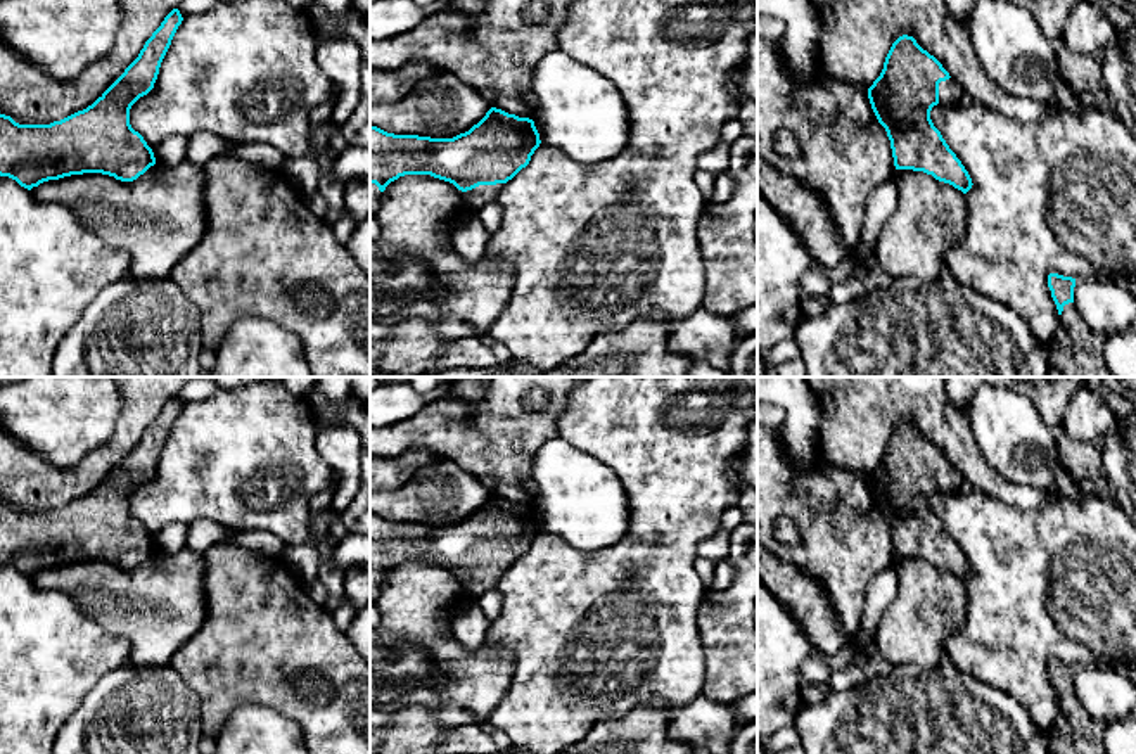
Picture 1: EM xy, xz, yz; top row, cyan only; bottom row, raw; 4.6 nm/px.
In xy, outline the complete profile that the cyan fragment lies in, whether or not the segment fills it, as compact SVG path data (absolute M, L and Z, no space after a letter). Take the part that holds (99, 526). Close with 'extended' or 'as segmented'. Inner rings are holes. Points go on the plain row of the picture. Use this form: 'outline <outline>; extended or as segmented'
outline M173 396L138 444L86 496L50 512L19 512L0 502L0 564L31 578L83 560L133 569L154 553L152 536L130 512L130 496L154 476L182 408L180 398Z; as segmented

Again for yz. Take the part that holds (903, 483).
outline M913 424L892 431L868 486L890 527L896 557L923 559L963 581L972 576L968 559L930 507L934 493L958 491L963 479Z; extended

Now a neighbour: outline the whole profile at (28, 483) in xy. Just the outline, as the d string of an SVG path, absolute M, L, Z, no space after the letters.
M116 377L121 389L121 410L112 436L105 444L90 451L78 465L59 469L35 451L26 450L16 438L0 431L0 502L19 512L50 512L92 493L138 444L145 429L164 405L194 377Z

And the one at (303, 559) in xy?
M327 505L322 512L310 519L306 541L285 548L282 560L304 585L316 581L320 555L318 540L337 519L341 519L341 514L337 514L332 505Z

